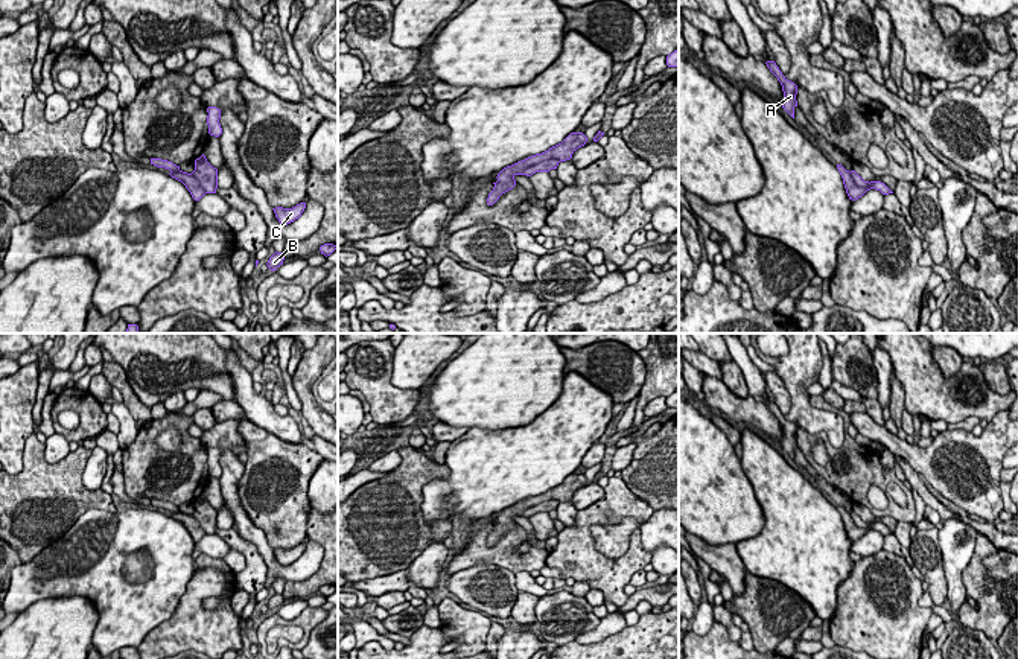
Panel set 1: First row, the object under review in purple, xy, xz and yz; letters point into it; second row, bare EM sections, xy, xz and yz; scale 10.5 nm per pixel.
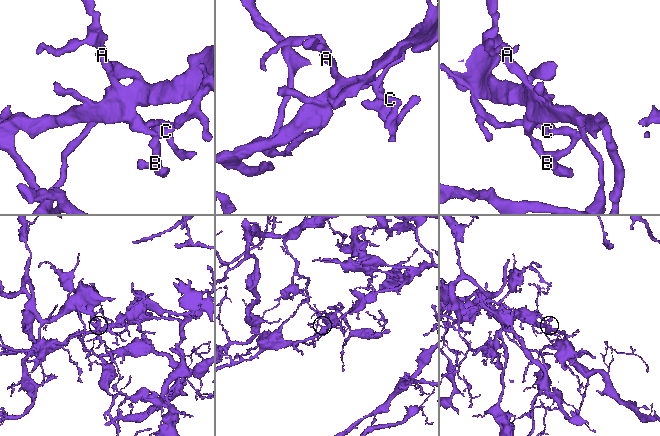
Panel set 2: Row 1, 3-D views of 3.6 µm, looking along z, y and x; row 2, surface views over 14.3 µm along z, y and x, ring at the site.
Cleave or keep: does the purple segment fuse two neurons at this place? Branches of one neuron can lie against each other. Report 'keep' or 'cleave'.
cleave

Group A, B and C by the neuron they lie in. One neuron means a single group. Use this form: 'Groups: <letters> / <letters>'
Groups: A B / C

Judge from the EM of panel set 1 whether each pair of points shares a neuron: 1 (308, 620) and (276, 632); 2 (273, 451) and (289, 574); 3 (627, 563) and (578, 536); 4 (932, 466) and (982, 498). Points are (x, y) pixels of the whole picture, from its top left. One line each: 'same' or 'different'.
1: different
2: different
3: same
4: same

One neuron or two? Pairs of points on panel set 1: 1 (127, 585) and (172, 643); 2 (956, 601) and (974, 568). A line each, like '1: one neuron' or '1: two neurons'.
1: two neurons
2: two neurons

